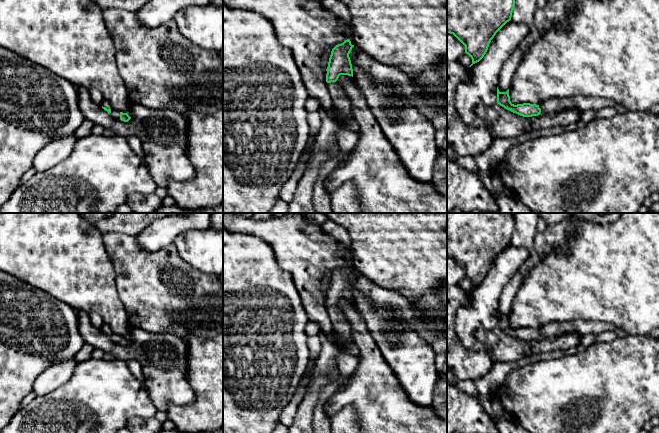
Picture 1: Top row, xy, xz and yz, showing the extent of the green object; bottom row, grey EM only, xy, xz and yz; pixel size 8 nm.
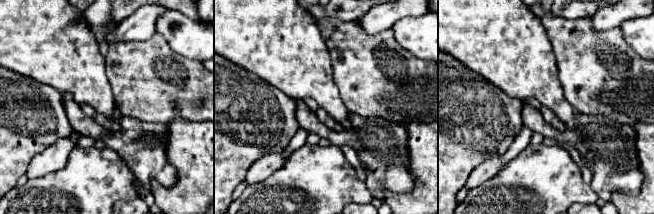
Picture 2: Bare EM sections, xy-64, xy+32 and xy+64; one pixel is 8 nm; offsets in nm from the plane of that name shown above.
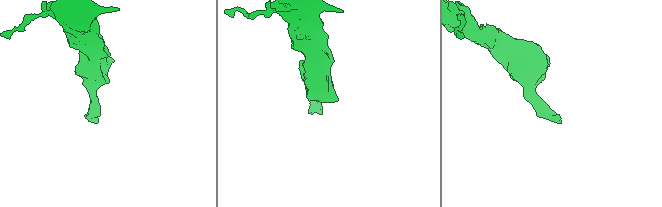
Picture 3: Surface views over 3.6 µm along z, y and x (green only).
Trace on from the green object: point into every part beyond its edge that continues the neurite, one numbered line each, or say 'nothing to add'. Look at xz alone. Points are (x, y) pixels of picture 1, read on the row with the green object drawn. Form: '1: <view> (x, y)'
1: xz (302, 201)

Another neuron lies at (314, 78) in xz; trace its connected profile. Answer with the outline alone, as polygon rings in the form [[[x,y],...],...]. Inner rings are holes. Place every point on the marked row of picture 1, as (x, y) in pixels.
[[[223,0],[231,8],[254,11],[263,15],[274,27],[277,41],[291,50],[310,98],[319,101],[321,109],[332,112],[332,98],[322,61],[328,49],[349,39],[350,25],[324,10],[316,0]]]

